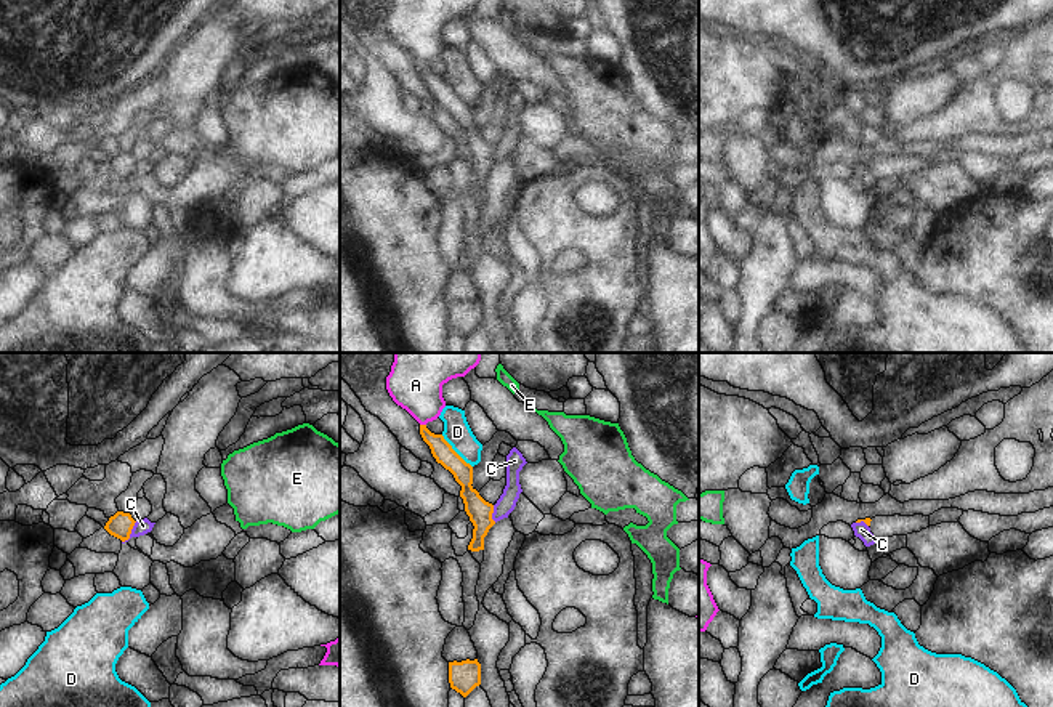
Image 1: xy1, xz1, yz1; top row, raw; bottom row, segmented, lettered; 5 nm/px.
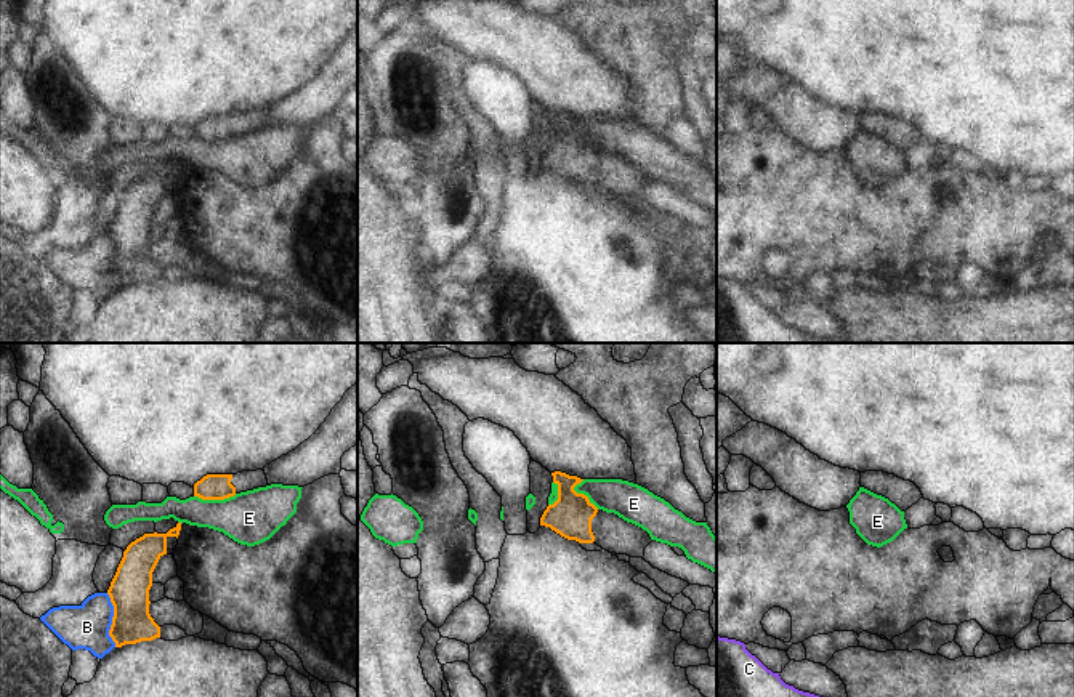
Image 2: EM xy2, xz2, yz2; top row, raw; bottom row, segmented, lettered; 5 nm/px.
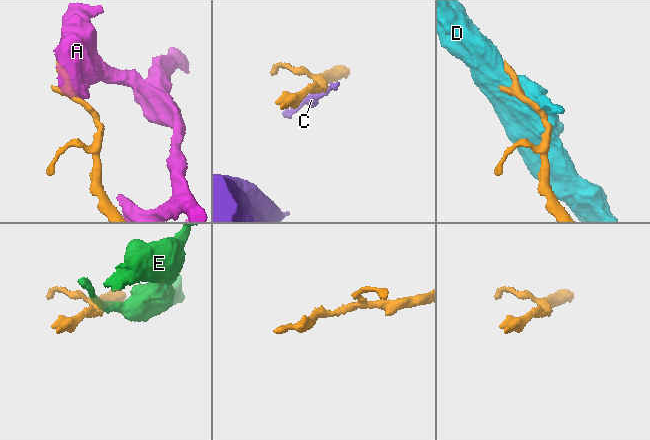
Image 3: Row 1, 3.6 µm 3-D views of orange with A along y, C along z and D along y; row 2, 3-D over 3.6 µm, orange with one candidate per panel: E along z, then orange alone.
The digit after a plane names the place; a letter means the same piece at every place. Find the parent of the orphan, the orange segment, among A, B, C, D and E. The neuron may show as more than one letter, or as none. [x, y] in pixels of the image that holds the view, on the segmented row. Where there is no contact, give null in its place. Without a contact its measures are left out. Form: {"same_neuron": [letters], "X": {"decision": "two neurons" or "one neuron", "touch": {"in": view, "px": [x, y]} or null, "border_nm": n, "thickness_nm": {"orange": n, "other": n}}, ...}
{"same_neuron": [], "A": {"decision": "two neurons", "touch": {"in": "xz1", "px": [423, 425]}, "border_nm": 30, "thickness_nm": {"orange": 100, "other": 280}}, "B": {"decision": "two neurons", "touch": {"in": "xy2", "px": [113, 620]}, "border_nm": 280, "thickness_nm": {"orange": 200, "other": 220}}, "C": {"decision": "two neurons", "touch": {"in": "xy1", "px": [130, 533]}, "border_nm": 130, "thickness_nm": {"orange": 120, "other": 80}}, "D": {"decision": "two neurons", "touch": {"in": "xz1", "px": [454, 451]}, "border_nm": 220, "thickness_nm": {"orange": 100, "other": 140}}, "E": {"decision": "two neurons", "touch": {"in": "xy2", "px": [215, 499]}, "border_nm": 220, "thickness_nm": {"orange": 130, "other": 280}}}

